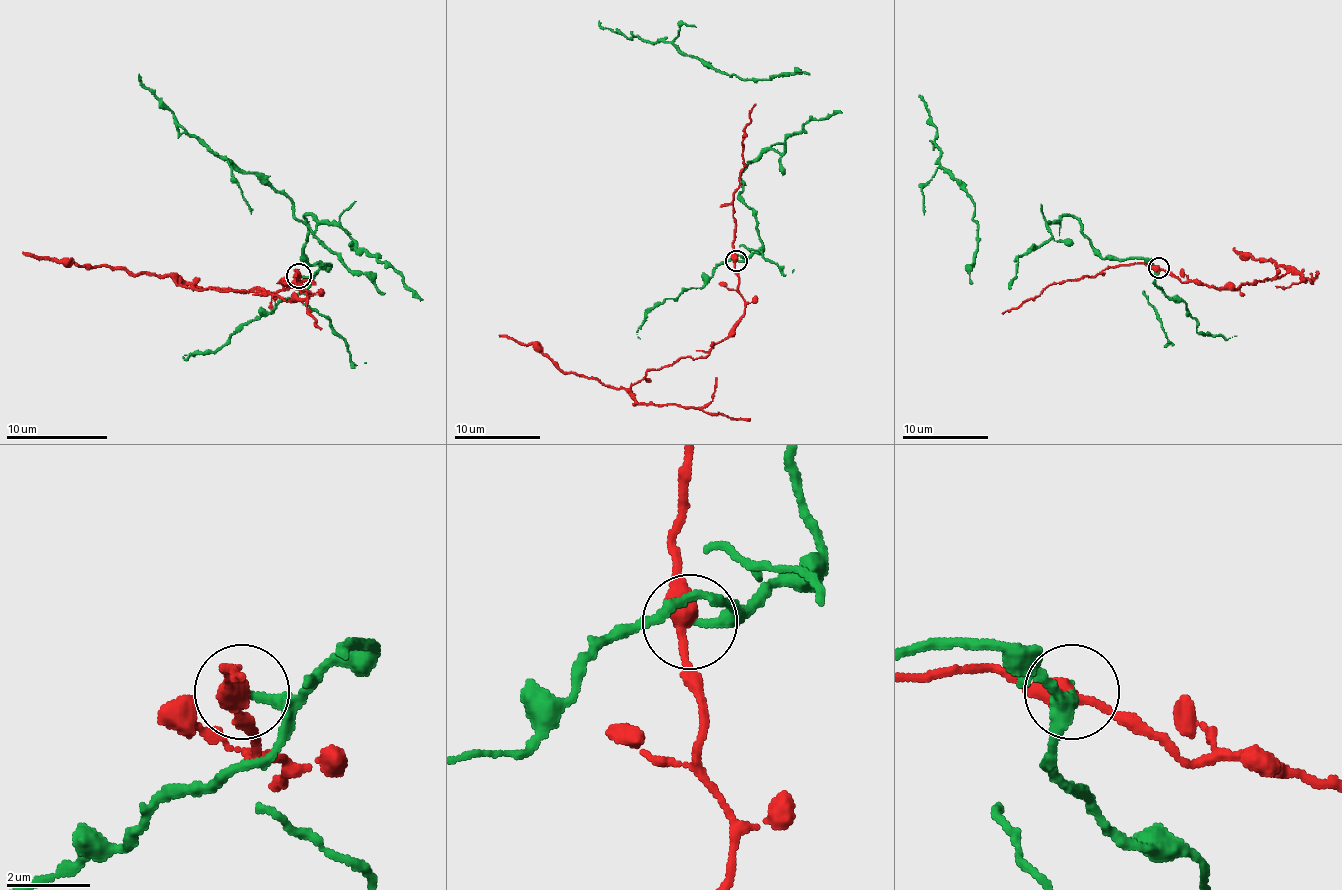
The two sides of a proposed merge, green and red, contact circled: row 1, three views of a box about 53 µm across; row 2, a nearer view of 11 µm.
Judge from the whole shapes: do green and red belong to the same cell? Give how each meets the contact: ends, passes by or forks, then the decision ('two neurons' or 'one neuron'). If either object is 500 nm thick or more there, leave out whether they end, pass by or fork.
green ends | red passes by | two neurons

